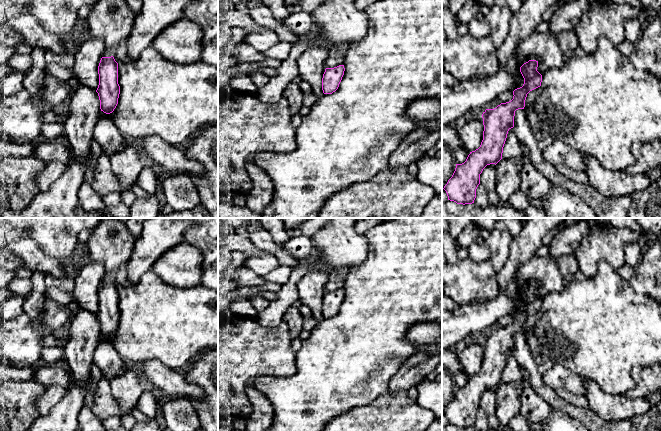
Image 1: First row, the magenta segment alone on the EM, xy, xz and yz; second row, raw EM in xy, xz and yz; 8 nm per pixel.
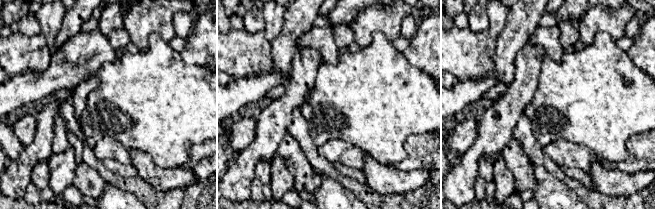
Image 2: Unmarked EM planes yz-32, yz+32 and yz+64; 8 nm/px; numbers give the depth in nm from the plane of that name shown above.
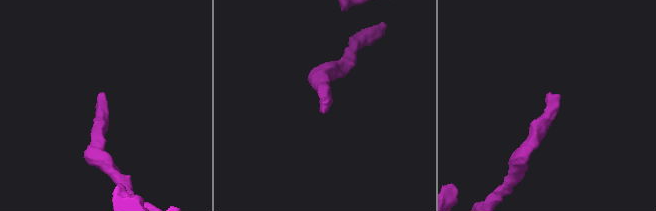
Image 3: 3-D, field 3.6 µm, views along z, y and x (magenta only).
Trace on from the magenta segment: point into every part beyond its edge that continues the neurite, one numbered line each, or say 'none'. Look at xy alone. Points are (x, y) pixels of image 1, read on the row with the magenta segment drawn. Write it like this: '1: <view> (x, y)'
1: xy (120, 53)

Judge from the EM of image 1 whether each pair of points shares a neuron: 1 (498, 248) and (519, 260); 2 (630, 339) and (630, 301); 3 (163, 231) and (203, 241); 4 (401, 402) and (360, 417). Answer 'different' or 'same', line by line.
1: different
2: same
3: different
4: same

